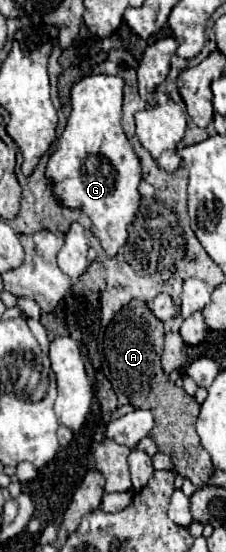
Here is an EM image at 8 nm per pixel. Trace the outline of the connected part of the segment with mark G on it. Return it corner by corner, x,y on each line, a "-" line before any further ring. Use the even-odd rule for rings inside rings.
90,75
72,87
72,113
46,169
54,181
56,199
66,207
80,207
90,217
94,233
110,257
128,239
128,225
140,205
138,183
142,179
140,161
120,125
122,87
124,81
118,75

